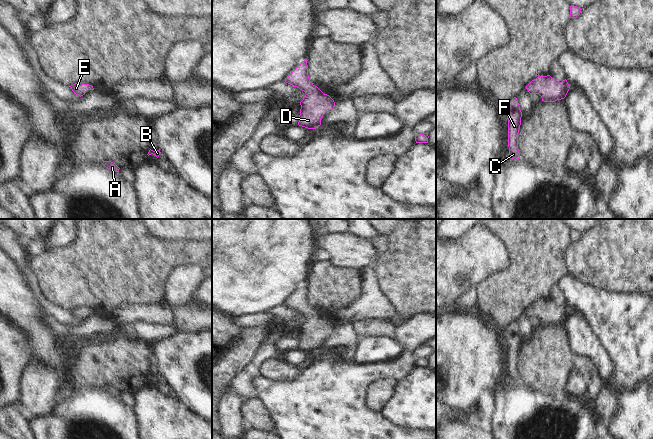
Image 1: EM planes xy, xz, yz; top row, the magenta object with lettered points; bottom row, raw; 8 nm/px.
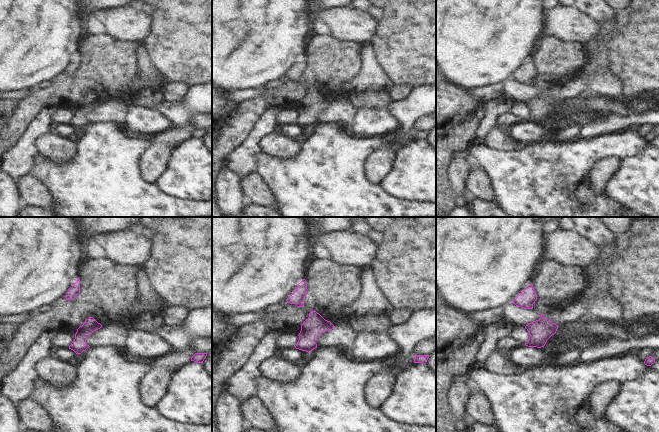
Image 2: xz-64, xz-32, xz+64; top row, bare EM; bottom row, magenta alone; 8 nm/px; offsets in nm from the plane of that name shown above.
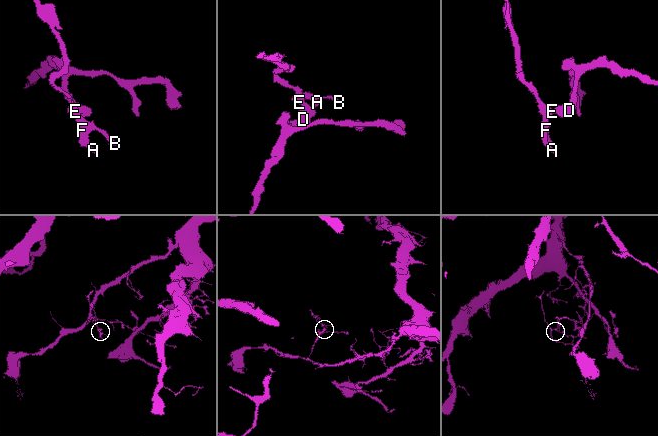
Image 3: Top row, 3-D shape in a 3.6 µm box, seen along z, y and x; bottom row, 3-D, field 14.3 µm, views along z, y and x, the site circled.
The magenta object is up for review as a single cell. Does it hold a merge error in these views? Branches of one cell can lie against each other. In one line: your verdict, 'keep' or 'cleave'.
keep

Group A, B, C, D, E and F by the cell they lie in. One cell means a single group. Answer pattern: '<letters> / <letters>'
A B C D E F

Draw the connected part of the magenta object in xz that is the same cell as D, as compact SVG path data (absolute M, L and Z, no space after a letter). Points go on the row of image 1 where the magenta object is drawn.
M307 59L302 61L285 78L285 82L299 88L306 94L300 102L301 109L298 125L308 129L316 129L321 125L323 115L333 110L335 102L310 81Z

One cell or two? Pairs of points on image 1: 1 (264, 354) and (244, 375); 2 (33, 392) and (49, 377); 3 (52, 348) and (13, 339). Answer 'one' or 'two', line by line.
1: one
2: one
3: two

